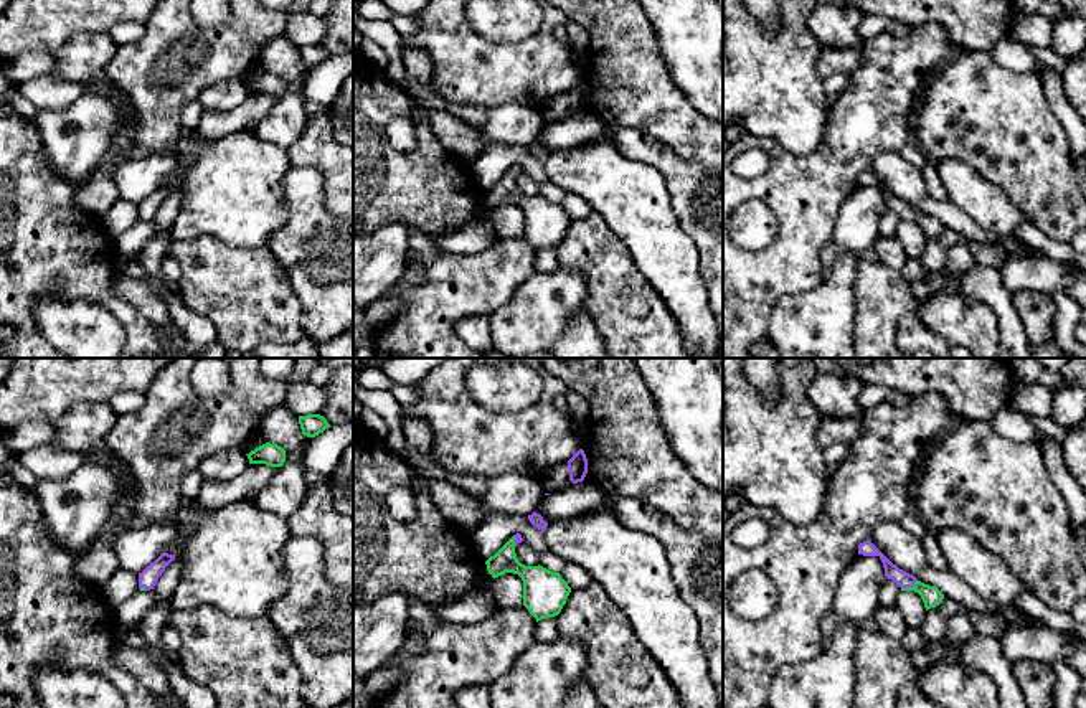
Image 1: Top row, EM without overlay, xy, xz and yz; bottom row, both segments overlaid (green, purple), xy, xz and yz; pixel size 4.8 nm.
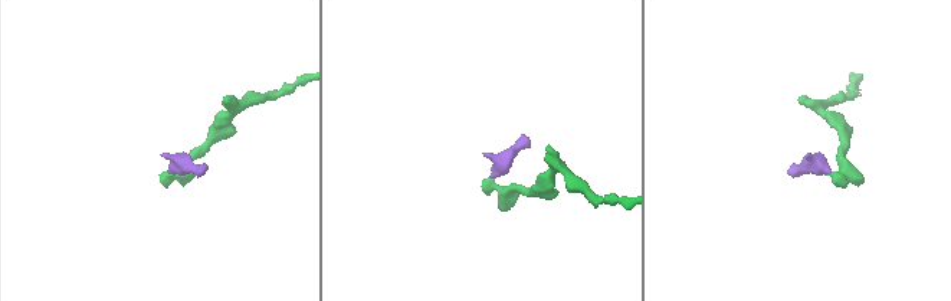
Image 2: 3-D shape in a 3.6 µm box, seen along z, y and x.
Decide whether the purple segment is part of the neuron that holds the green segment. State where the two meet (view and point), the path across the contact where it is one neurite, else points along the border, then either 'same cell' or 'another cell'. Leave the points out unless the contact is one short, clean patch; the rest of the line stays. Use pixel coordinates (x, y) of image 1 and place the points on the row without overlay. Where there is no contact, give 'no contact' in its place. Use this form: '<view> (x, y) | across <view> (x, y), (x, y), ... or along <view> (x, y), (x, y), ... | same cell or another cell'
yz (910, 218) | across yz (931, 226), (920, 218), (910, 218), (892, 202) | same cell

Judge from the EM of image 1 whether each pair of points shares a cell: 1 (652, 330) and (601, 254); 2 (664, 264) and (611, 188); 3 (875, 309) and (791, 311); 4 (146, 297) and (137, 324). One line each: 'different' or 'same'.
1: same
2: same
3: different
4: different

